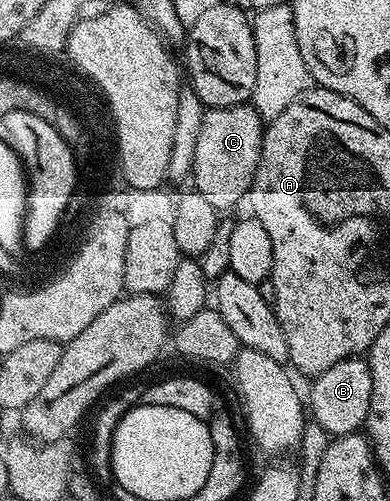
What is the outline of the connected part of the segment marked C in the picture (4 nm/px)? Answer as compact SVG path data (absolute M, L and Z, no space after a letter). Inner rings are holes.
M250 103L204 112L190 180L195 181L193 189L205 195L218 211L233 208L242 197L244 200L250 194L263 146L264 128L263 118Z

